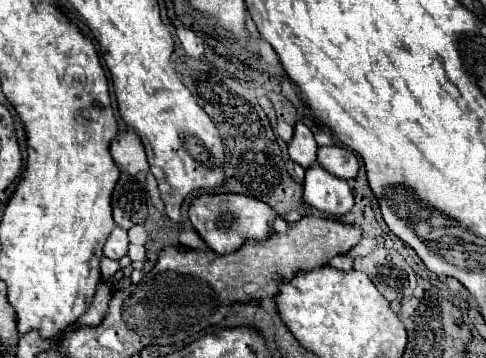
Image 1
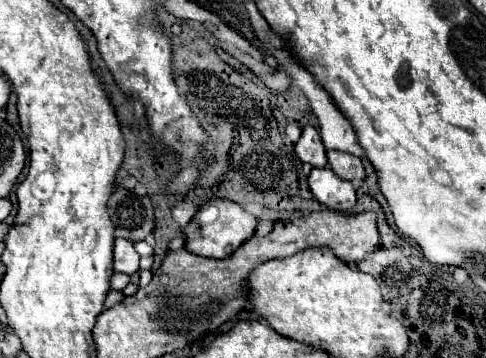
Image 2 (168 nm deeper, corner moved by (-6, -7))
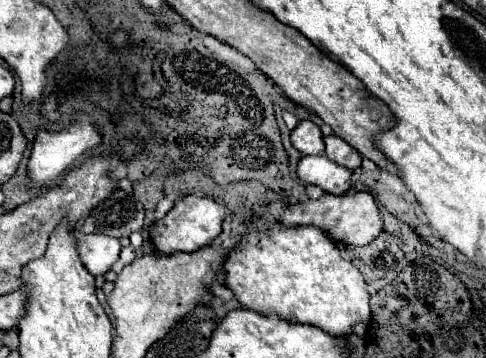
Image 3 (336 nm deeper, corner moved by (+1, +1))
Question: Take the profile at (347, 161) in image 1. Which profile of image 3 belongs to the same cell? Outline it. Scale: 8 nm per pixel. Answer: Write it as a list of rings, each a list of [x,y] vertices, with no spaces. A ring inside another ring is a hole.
[[[334,134],[326,136],[324,142],[326,142],[326,156],[330,160],[334,160],[340,166],[348,166],[350,170],[360,168],[360,164],[362,164],[360,154],[348,142],[344,142],[340,136],[334,136]]]

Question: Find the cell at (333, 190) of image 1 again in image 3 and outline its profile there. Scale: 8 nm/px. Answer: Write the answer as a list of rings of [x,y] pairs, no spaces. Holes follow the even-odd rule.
[[[324,154],[302,156],[296,172],[302,182],[320,186],[328,194],[344,194],[352,186],[352,170],[342,168]]]

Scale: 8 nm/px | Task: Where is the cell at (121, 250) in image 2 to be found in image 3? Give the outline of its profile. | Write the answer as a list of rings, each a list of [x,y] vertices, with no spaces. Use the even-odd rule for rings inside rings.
[[[80,234],[78,254],[92,276],[104,276],[120,256],[120,242],[104,234]]]

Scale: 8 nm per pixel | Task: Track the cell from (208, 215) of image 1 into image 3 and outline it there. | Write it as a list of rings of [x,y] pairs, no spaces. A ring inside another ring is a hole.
[[[184,196],[176,200],[174,208],[162,218],[156,220],[150,228],[150,238],[160,254],[174,254],[174,252],[194,252],[204,248],[210,240],[214,240],[222,232],[222,220],[226,216],[226,208],[208,196]]]

